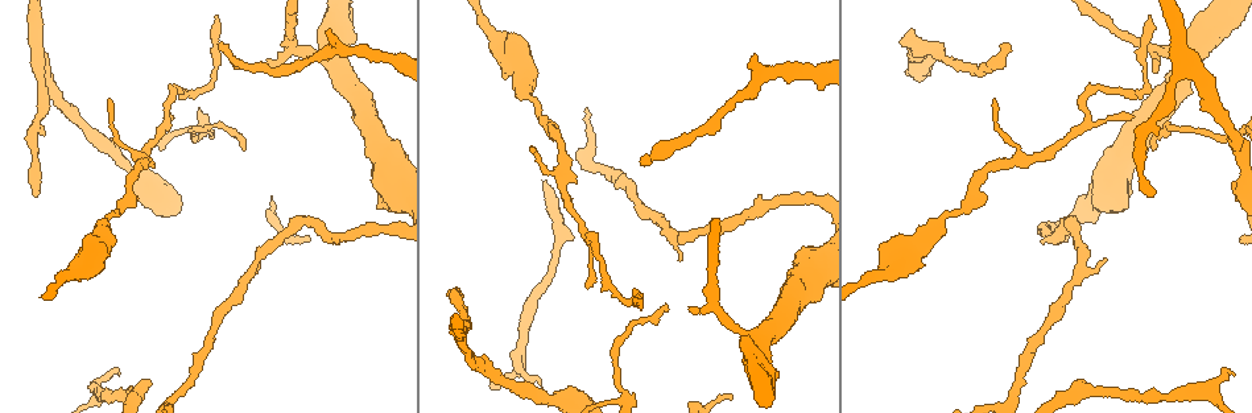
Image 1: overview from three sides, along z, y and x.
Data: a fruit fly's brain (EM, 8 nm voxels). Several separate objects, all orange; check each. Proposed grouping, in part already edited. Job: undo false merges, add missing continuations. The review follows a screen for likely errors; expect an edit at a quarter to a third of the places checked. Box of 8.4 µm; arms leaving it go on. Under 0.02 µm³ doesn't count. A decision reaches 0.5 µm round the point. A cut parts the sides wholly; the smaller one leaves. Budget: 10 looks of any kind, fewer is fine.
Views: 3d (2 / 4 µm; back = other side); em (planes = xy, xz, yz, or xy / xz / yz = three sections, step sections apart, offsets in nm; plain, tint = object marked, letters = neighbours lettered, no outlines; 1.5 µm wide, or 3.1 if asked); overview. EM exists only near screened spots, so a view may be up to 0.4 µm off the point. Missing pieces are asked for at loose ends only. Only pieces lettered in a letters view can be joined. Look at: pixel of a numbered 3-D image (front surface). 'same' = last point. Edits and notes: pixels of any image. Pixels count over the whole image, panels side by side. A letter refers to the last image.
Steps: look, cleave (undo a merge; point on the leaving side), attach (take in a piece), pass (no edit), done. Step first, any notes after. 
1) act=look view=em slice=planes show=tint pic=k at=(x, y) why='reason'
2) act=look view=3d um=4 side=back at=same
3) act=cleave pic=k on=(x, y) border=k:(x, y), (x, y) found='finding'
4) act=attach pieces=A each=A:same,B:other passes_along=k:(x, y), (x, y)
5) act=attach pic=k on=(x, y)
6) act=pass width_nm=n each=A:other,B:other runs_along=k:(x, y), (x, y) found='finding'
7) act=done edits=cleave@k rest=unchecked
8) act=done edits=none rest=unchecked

act=look view=em slice=planes show=letters pic=1 at=(1152, 193) why='free end'

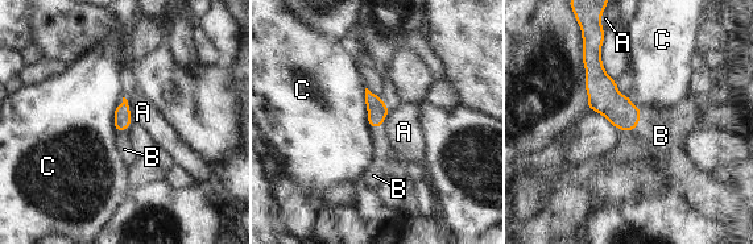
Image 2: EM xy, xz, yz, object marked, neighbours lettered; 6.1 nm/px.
act=attach pieces=B each=A:other,B:same,C:other passes_along=2:(604, 98), (638, 119), (661, 136) found='the neuron continues'

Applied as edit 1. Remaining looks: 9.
act=look view=3d um=2 pic=1 at=(543, 388) why='an open end'

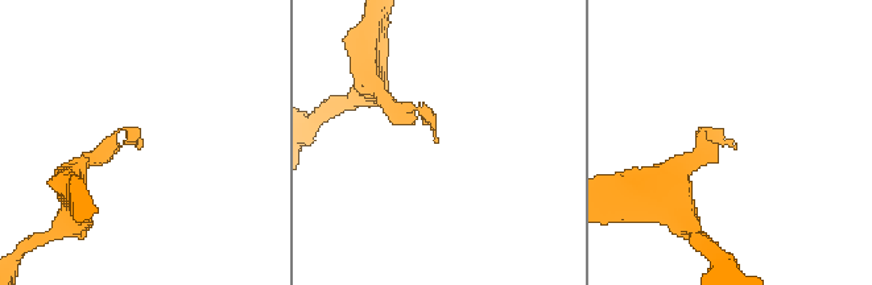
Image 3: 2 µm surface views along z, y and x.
act=look view=em slice=planes show=letters pic=3 at=(141, 147) why='need the tissue'

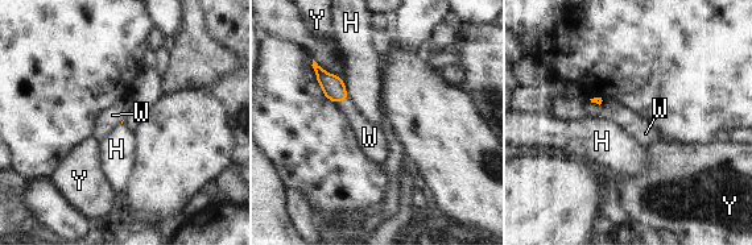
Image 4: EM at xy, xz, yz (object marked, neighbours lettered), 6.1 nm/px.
act=attach pieces=W longest_contact=H:160nm each=H:other,W:same,Y:other passes_along=4:(333, 87), (339, 100), (366, 132) found='it goes on there'

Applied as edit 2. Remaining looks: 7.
act=look view=em slice=planes show=letters pic=1 at=(112, 215) why='thick turns thin'

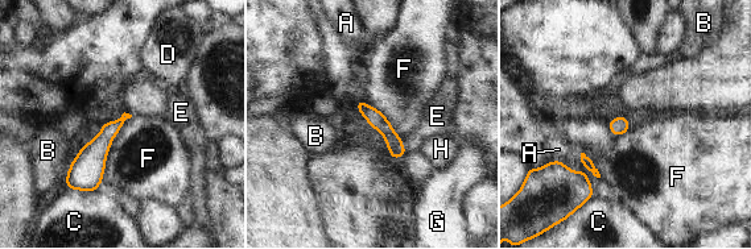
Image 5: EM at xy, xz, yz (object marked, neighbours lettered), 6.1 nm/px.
act=pass width_nm=100 each=A:other,B:other,C:other,D:other,E:other,F:other,G:other,H:other runs_along=5:(360, 104), (387, 131), (397, 154) found='all the same neuron'

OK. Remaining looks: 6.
act=look view=em slice=planes show=letters pic=1 at=(995, 98) why='tapers out'

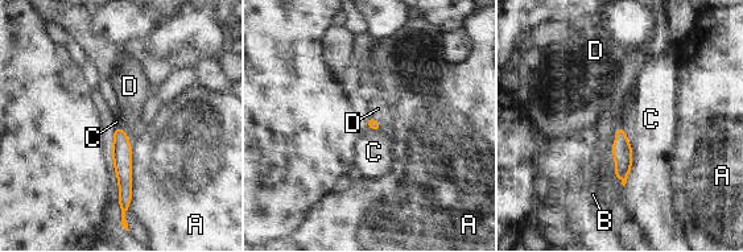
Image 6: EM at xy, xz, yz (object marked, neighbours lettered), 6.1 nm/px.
act=pass width_nm=60 each=A:other,B:other,C:other,D:other runs_along=6:(118, 131), (124, 173), (123, 205) found='no lettered piece goes on from it'

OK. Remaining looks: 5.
act=done edits=attach@2,attach@4 rest=unchecked

